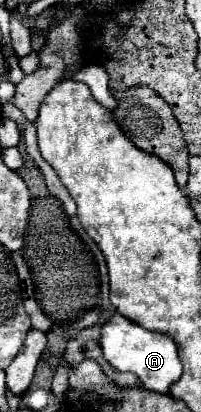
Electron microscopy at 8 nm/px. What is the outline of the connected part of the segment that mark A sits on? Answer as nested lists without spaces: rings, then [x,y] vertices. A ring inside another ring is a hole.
[[[115,314],[107,324],[103,324],[101,340],[105,360],[119,372],[133,372],[141,386],[159,394],[169,394],[171,384],[175,384],[183,374],[183,364],[177,354],[177,344],[173,338],[161,332],[149,332],[141,328],[139,324],[123,318],[121,314]]]

